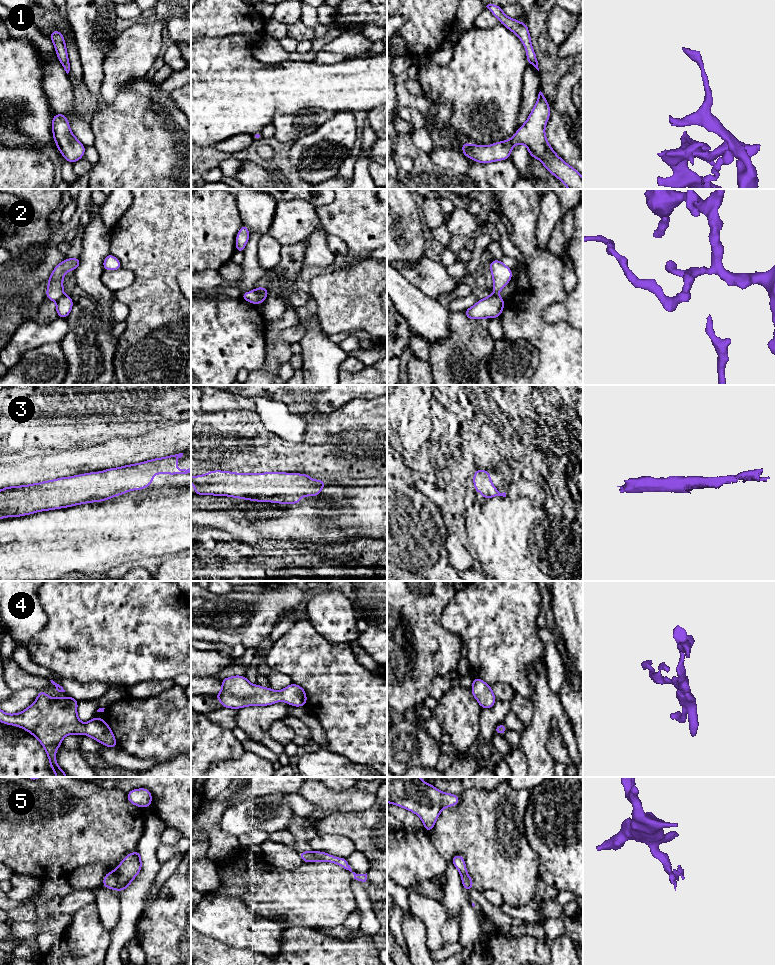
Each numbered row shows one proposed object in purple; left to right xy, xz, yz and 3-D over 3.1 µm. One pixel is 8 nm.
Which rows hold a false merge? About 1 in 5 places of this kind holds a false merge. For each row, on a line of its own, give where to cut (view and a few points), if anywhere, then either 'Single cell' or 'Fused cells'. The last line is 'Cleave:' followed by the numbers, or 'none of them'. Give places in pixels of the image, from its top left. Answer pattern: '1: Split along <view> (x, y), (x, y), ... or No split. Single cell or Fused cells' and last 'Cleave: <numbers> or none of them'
1: No split. Single cell
2: Split along xz (254, 290), (257, 296), (257, 303). Fused cells
3: No split. Single cell
4: No split. Single cell
5: No split. Single cell
Cleave: 2

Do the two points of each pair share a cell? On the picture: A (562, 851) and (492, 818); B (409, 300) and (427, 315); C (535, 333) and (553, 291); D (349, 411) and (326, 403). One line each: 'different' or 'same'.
A: different
B: same
C: same
D: different

